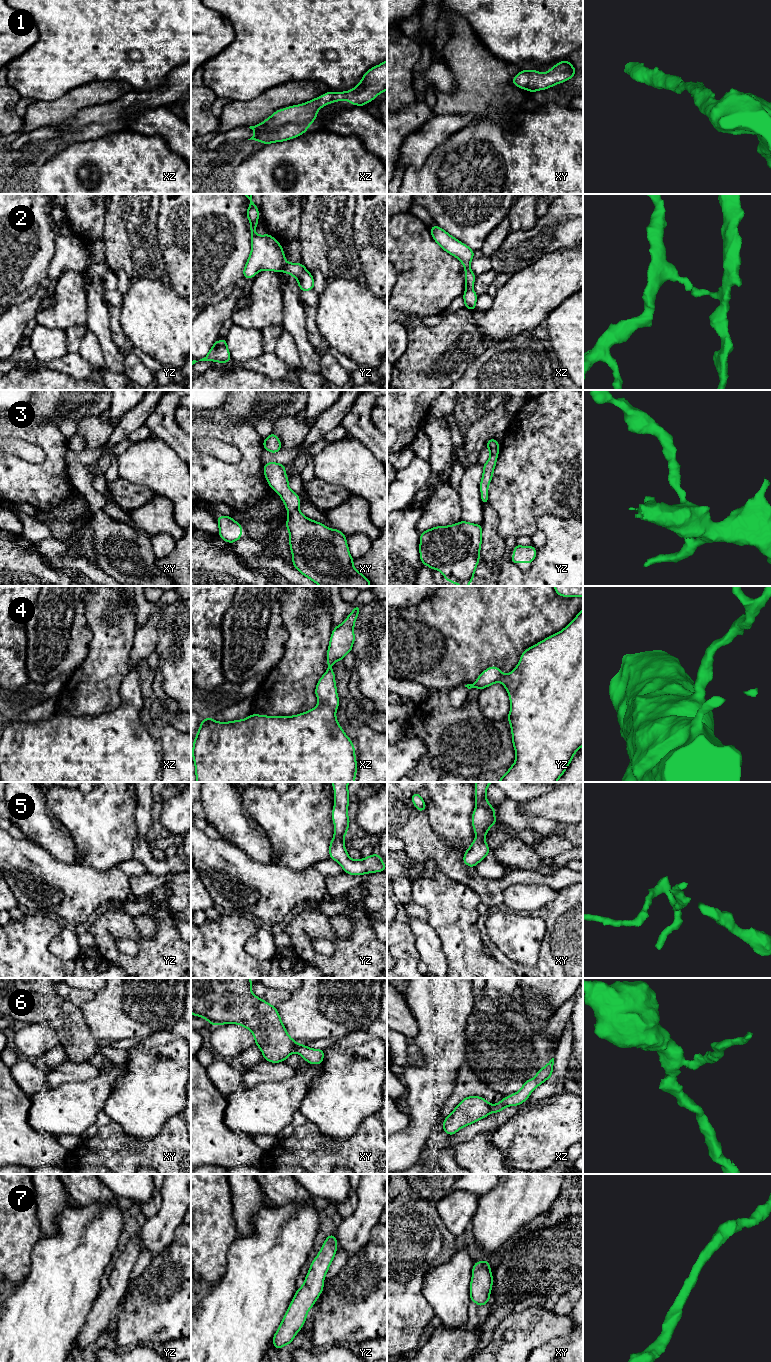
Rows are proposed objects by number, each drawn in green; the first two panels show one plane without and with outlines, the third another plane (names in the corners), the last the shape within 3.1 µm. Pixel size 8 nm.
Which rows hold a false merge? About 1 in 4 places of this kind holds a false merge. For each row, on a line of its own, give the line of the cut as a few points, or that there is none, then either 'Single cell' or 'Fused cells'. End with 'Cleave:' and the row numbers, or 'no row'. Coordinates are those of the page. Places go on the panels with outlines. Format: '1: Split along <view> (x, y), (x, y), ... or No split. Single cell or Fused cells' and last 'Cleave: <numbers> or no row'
1: No split. Single cell
2: Split along yz (286, 262), (282, 271). Fused cells
3: No split. Single cell
4: No split. Single cell
5: Split along yz (334, 835), (341, 837). Fused cells
6: Split along xy (298, 1044), (294, 1050). Fused cells
7: No split. Single cell
Cleave: 2, 5, 6

